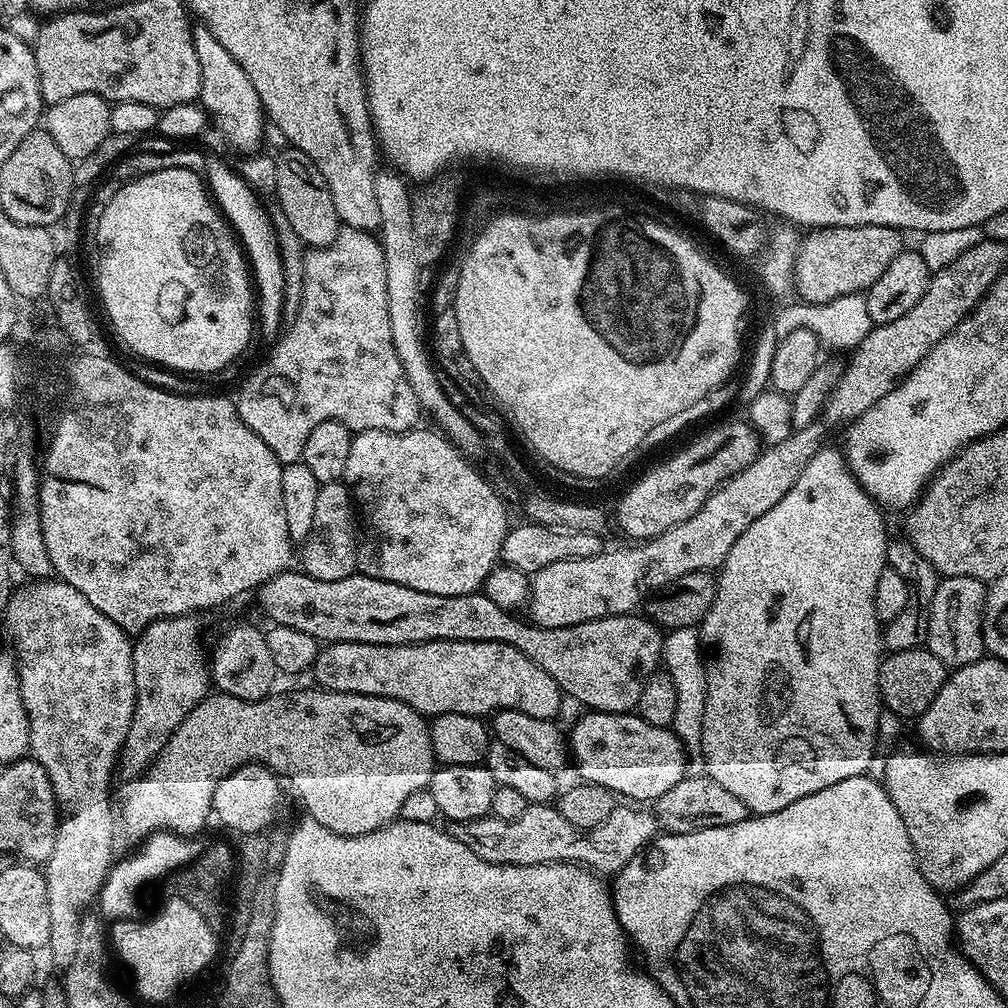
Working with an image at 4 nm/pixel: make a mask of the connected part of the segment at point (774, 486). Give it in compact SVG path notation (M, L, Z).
M822 424L797 428L782 438L782 442L765 447L746 470L731 476L712 492L686 522L678 522L678 526L658 534L653 540L633 543L628 546L632 548L620 548L617 552L602 550L590 558L555 560L550 566L531 573L526 605L531 623L539 628L561 628L607 616L627 616L637 611L651 576L656 586L667 586L682 578L682 574L719 569L726 554L730 554L730 546L742 538L746 526L758 522L770 506L782 502L786 490L790 490L798 474L806 470L806 462L810 462L825 443Z

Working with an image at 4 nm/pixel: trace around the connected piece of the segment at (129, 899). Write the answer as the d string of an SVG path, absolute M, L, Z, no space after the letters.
M160 829L144 838L142 847L138 852L120 860L117 859L108 872L103 886L100 888L98 897L98 908L101 915L110 922L133 919L142 908L140 900L144 886L150 882L160 879L162 876L171 875L182 867L191 865L206 847L201 837L184 837L167 829Z

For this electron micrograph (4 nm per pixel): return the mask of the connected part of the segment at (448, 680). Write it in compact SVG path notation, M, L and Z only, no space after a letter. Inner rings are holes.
M431 640L421 644L363 644L338 642L321 647L316 655L315 683L330 692L353 692L367 696L394 698L406 702L425 718L442 714L466 714L481 718L491 717L504 708L522 710L534 718L555 721L560 712L560 687L526 654L498 642L458 642L457 640Z

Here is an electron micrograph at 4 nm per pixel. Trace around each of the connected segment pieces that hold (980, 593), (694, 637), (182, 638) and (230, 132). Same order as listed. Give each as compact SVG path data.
M946 576L936 585L934 607L928 611L928 639L926 647L949 669L972 664L985 655L984 602L985 581L965 576Z
M674 628L665 635L664 645L660 651L663 671L674 682L674 694L678 698L678 707L674 710L671 729L676 737L684 743L689 753L699 753L702 742L702 718L706 710L706 678L704 667L705 655L702 651L700 634L696 628Z
M195 615L171 616L168 620L155 620L135 637L132 645L134 662L134 686L136 687L136 705L134 718L130 718L130 730L126 742L120 751L119 771L129 772L132 778L139 777L152 767L157 754L166 746L170 734L182 726L186 714L204 701L210 692L210 664L206 659L206 648L200 645L200 624Z
M193 27L192 41L194 54L198 54L202 78L199 103L230 147L237 148L240 154L257 151L261 147L260 139L264 136L264 124L266 128L264 107L260 104L258 90L254 90L250 78L246 78L246 70L242 70L240 63L226 51L222 42L218 42L218 38L208 28Z

